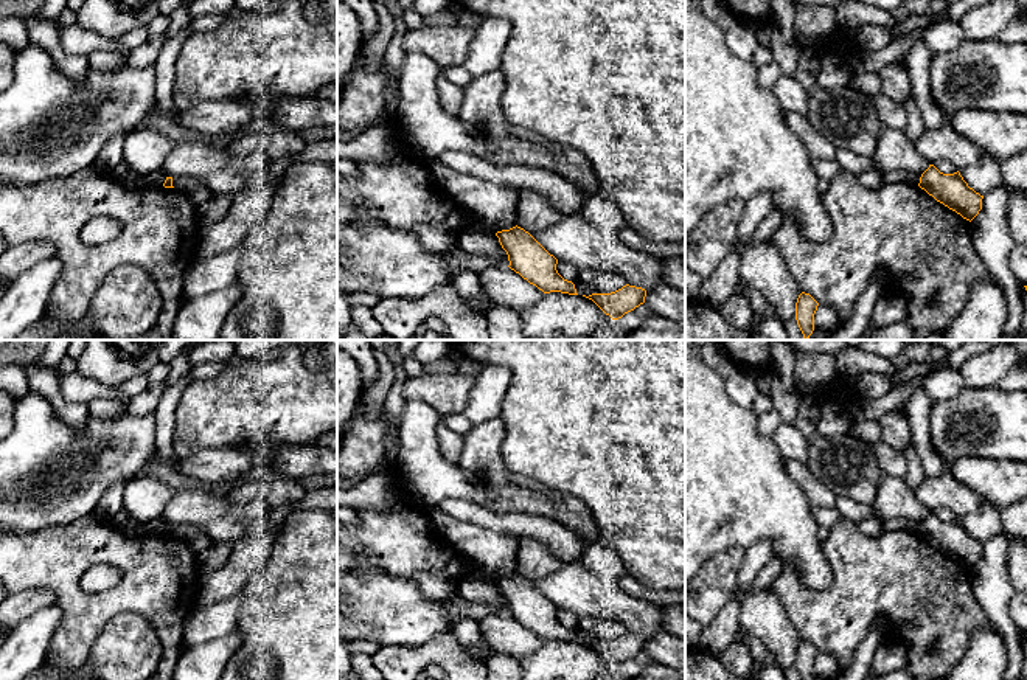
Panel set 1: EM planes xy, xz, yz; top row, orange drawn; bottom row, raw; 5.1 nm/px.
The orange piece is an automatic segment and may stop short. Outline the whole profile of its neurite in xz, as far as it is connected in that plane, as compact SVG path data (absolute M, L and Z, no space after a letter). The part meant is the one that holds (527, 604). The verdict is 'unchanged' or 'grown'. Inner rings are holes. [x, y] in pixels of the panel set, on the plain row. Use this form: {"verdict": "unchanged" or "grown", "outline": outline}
{"verdict": "unchanged", "outline": "M520 574L497 579L496 584L508 602L510 616L544 641L561 640L578 643L575 632L564 627L558 618L558 607L550 602L528 579Z"}

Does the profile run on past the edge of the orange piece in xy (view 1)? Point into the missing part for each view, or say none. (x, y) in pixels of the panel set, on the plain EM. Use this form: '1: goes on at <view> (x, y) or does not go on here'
1: does not go on here

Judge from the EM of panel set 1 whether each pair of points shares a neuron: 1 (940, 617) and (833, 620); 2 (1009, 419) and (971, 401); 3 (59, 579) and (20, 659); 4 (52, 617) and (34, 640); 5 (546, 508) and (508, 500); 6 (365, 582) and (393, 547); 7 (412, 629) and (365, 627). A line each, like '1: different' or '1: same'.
1: same
2: same
3: different
4: same
5: same
6: different
7: same

